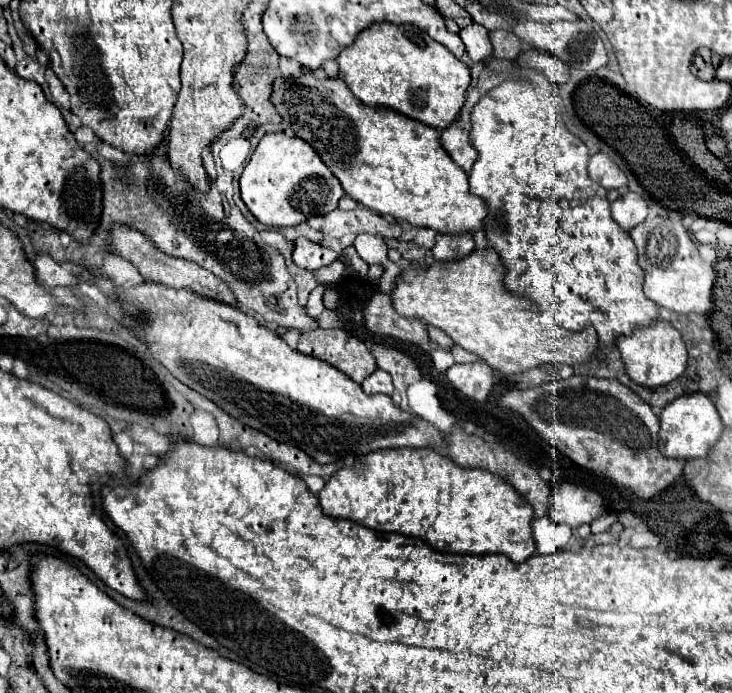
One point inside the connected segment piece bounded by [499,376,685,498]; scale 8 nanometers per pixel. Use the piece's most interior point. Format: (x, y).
(599, 424)

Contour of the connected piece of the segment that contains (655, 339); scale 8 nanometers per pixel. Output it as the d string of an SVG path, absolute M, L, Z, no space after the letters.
M659 320L657 324L653 324L653 328L639 328L639 332L623 336L617 348L621 352L627 376L647 390L657 390L677 380L687 368L687 350L681 340L681 334L667 320Z

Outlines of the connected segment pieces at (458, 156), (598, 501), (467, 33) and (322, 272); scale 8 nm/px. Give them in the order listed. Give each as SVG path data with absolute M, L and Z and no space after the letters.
M457 118L447 130L441 132L441 146L465 172L471 172L477 160L477 152L475 148L471 148L473 144L469 140L469 132L471 132L471 122L467 118Z
M563 482L555 486L550 496L548 517L555 522L577 528L591 524L603 514L603 498L595 490Z
M469 24L459 32L461 40L467 46L467 56L473 62L485 62L493 54L493 44L489 40L489 32L479 24Z
M335 260L335 262L333 262L333 264L329 264L327 268L319 268L319 270L313 270L311 274L313 274L317 280L321 280L323 284L333 284L333 282L341 280L343 272L345 272L345 266L343 266L343 262Z

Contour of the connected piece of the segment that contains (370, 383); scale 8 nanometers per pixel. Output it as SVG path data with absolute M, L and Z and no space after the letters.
M377 368L371 376L367 376L365 380L363 380L363 390L367 392L367 394L377 394L377 392L383 392L383 394L393 394L395 390L393 390L393 384L391 384L391 376L389 376L389 372L383 372L381 368Z

